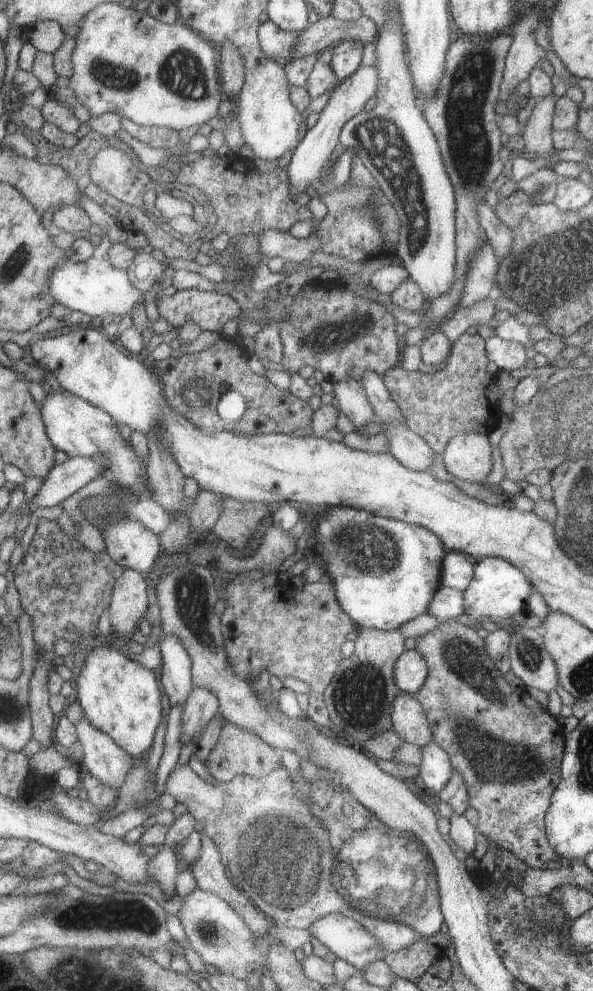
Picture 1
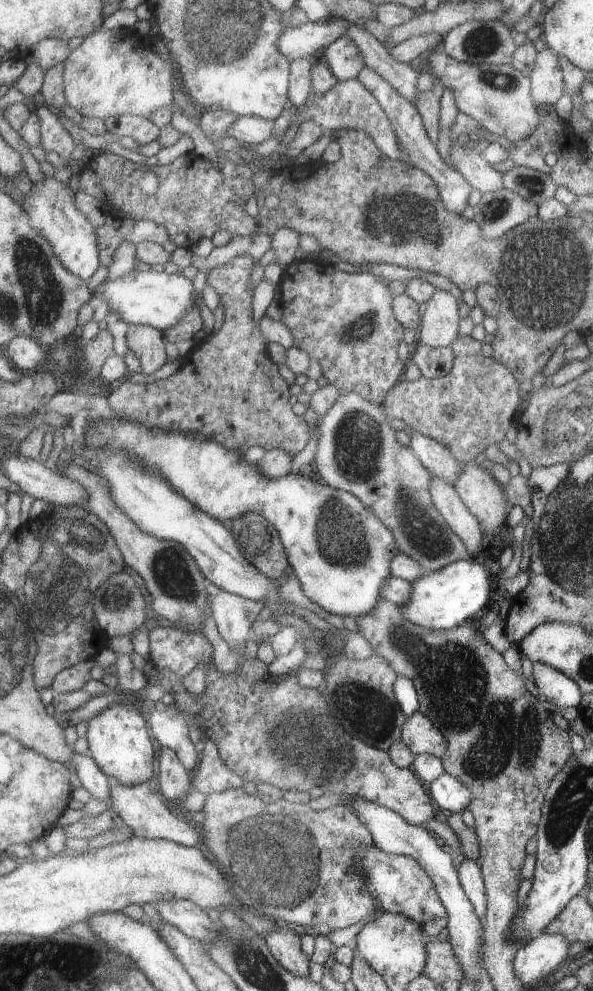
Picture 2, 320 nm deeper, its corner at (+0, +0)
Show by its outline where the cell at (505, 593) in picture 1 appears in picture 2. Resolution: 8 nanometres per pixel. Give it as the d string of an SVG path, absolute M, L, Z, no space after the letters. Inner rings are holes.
M460 560L452 562L444 569L436 570L436 572L428 573L424 578L413 583L414 592L410 592L410 598L406 600L406 604L402 606L404 618L408 618L410 622L416 625L430 628L431 630L450 630L462 625L472 619L472 616L488 606L490 600L490 569L486 570L483 564L476 564L469 560Z

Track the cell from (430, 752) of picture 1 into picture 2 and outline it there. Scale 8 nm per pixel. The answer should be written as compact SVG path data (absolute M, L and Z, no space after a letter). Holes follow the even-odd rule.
M444 772L431 786L431 796L436 806L450 814L464 812L470 804L470 792L458 778Z

